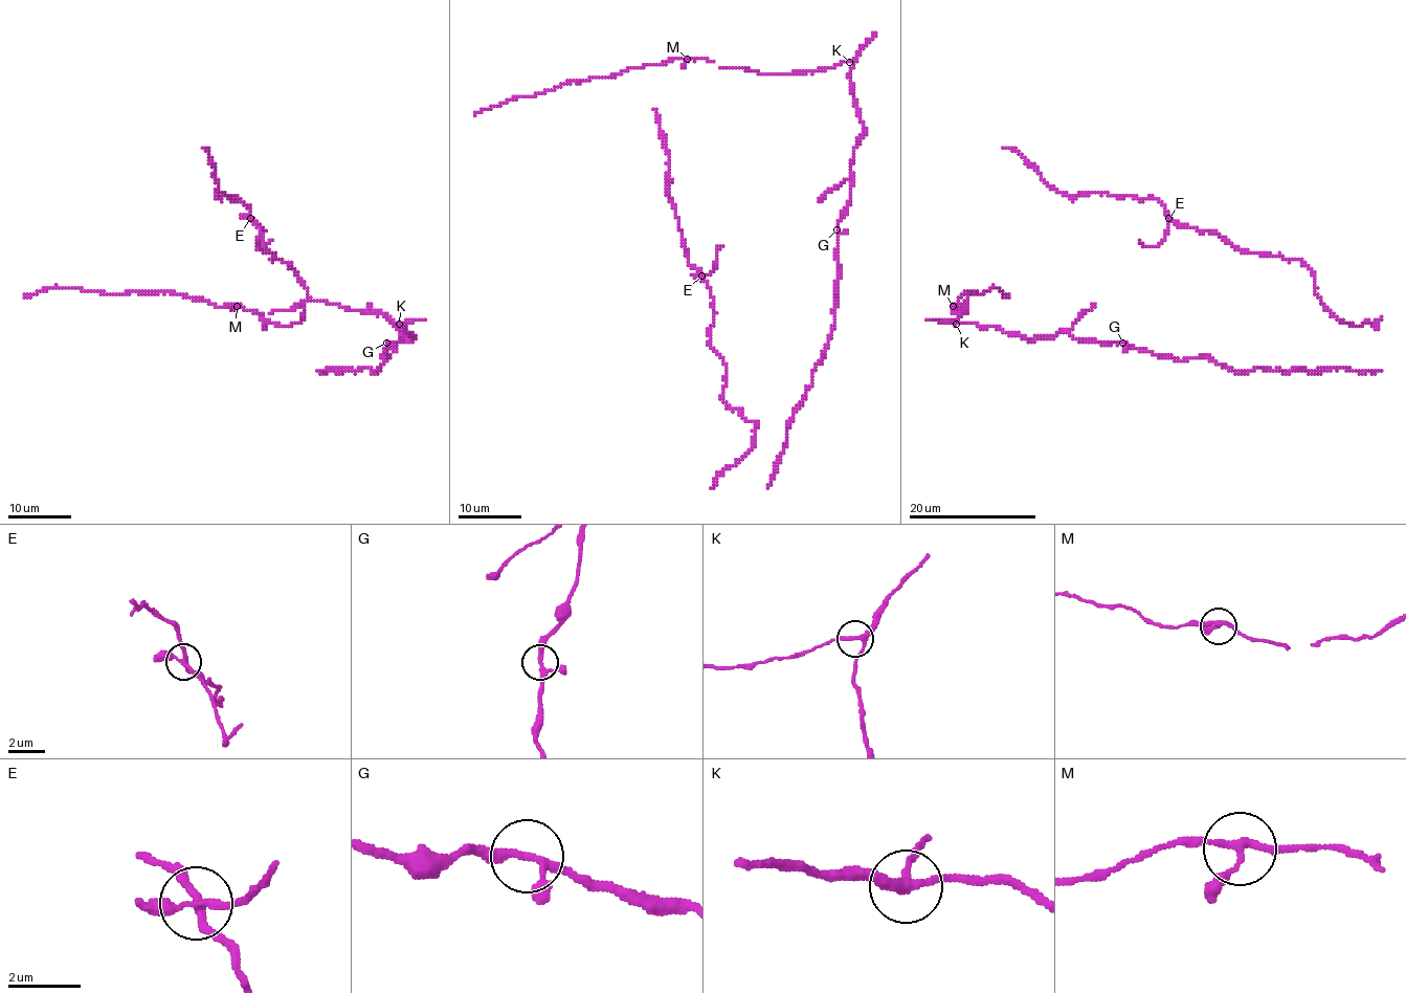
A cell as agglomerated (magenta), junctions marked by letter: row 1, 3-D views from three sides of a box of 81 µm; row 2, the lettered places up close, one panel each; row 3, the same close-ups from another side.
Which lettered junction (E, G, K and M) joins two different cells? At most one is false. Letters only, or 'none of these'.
E

